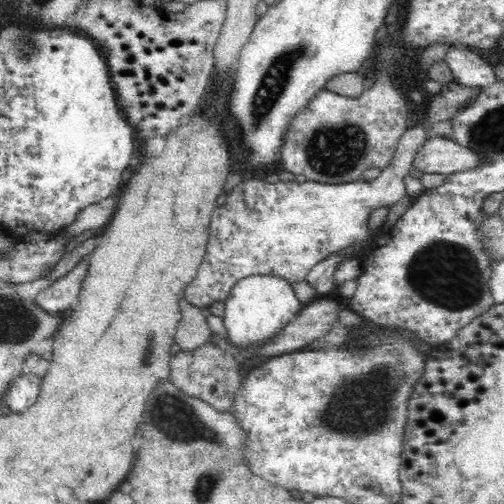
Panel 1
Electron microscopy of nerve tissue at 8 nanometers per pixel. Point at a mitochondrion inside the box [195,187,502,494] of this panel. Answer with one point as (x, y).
(365, 403)

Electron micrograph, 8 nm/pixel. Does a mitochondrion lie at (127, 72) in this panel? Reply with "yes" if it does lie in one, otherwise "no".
no

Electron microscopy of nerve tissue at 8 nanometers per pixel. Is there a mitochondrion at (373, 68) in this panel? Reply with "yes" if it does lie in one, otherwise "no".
no

